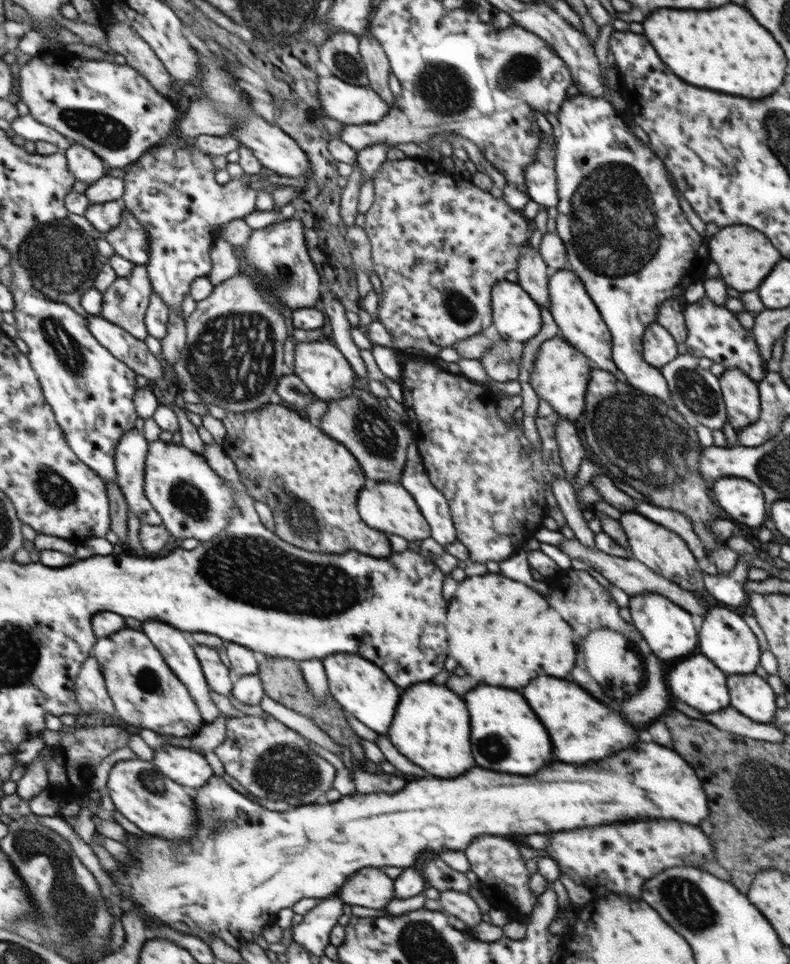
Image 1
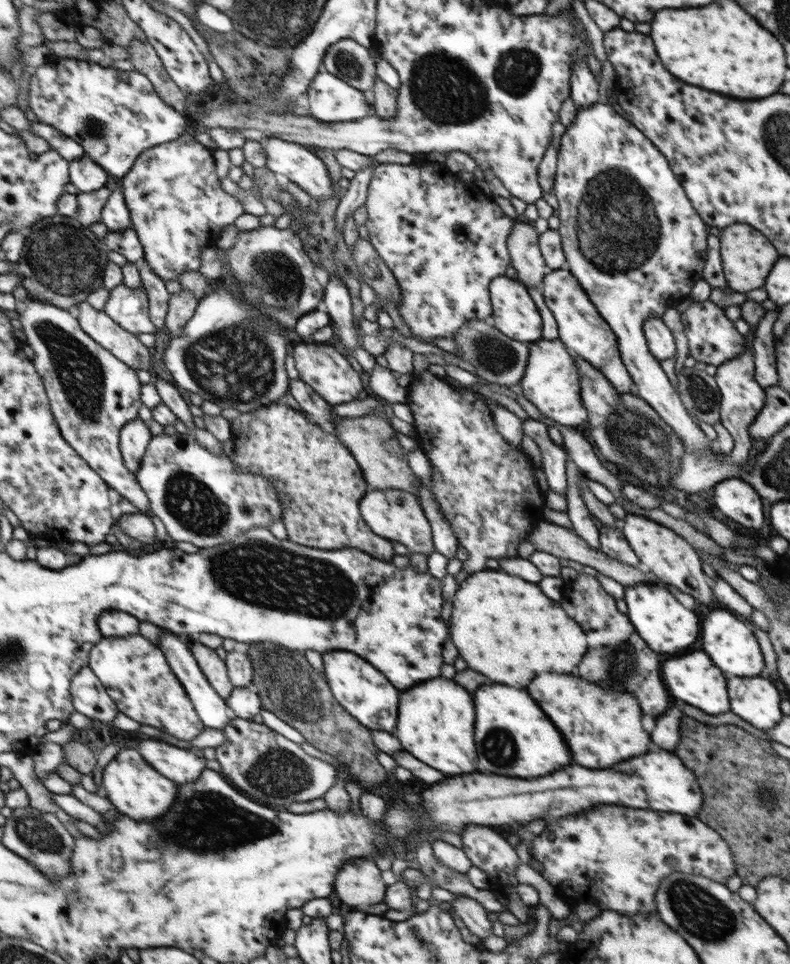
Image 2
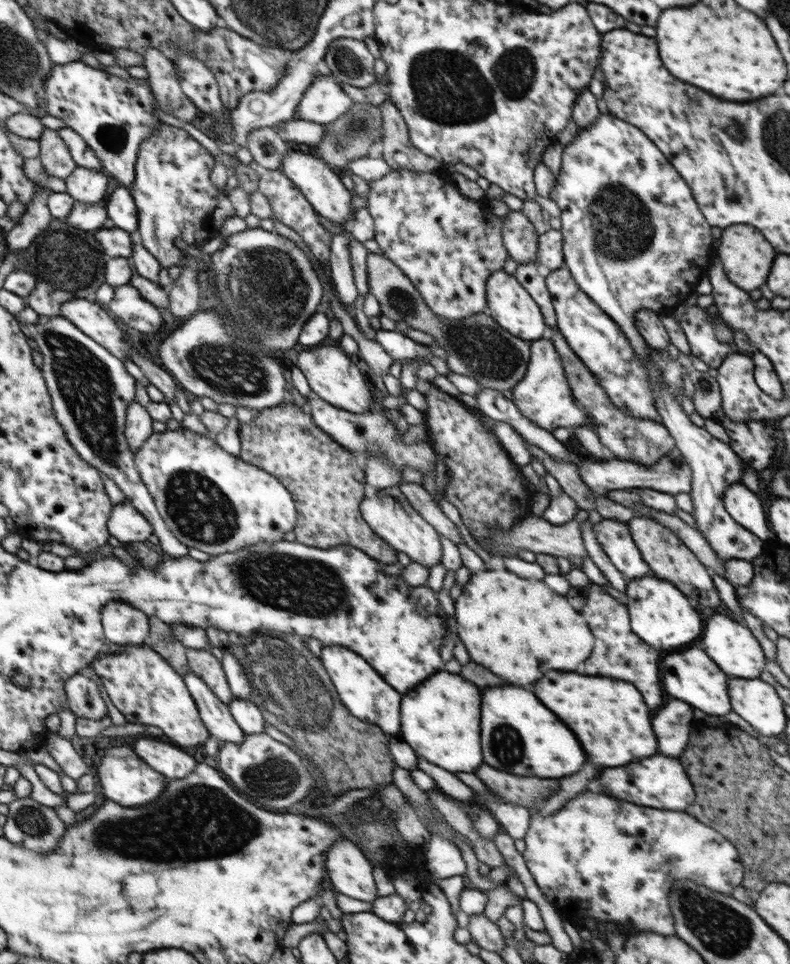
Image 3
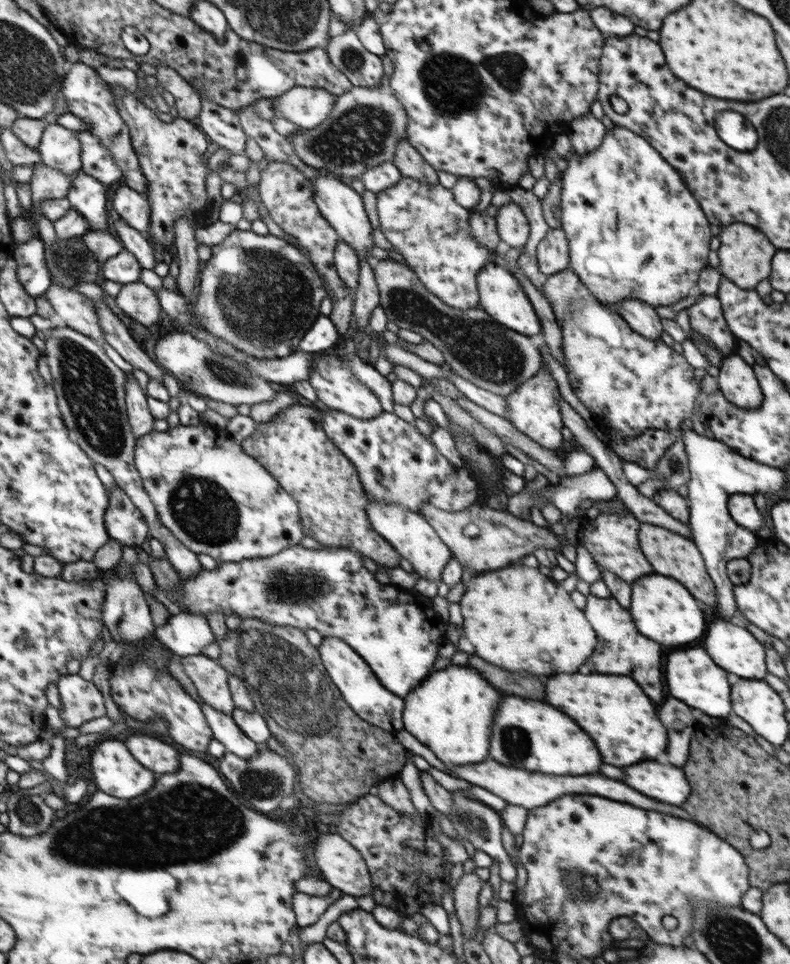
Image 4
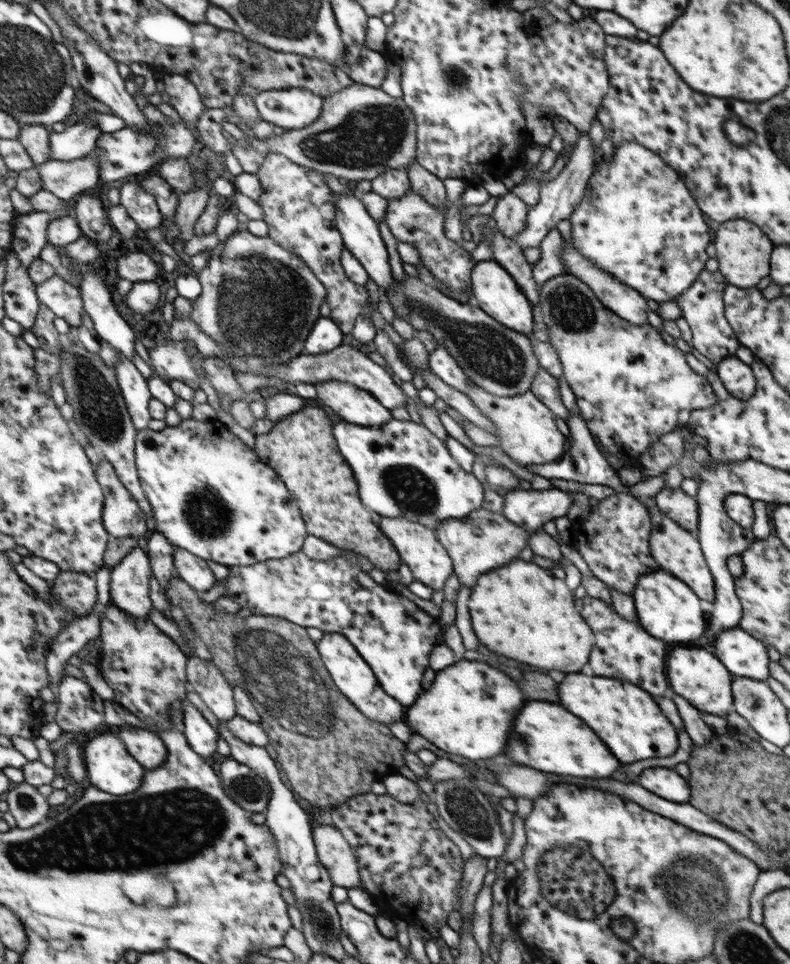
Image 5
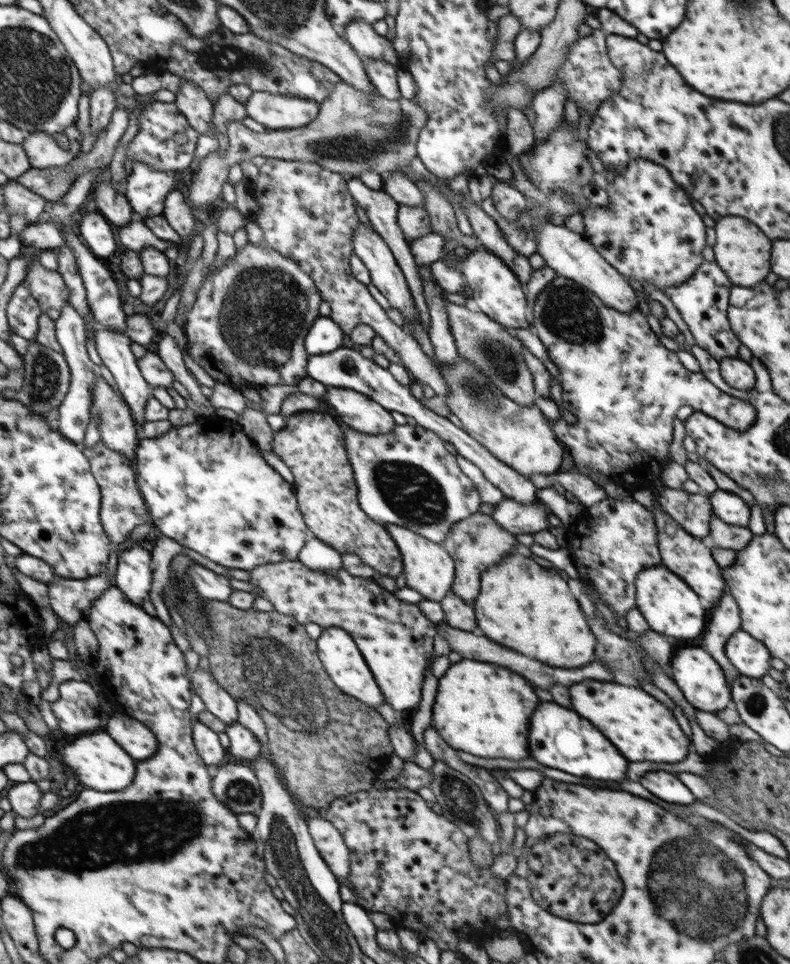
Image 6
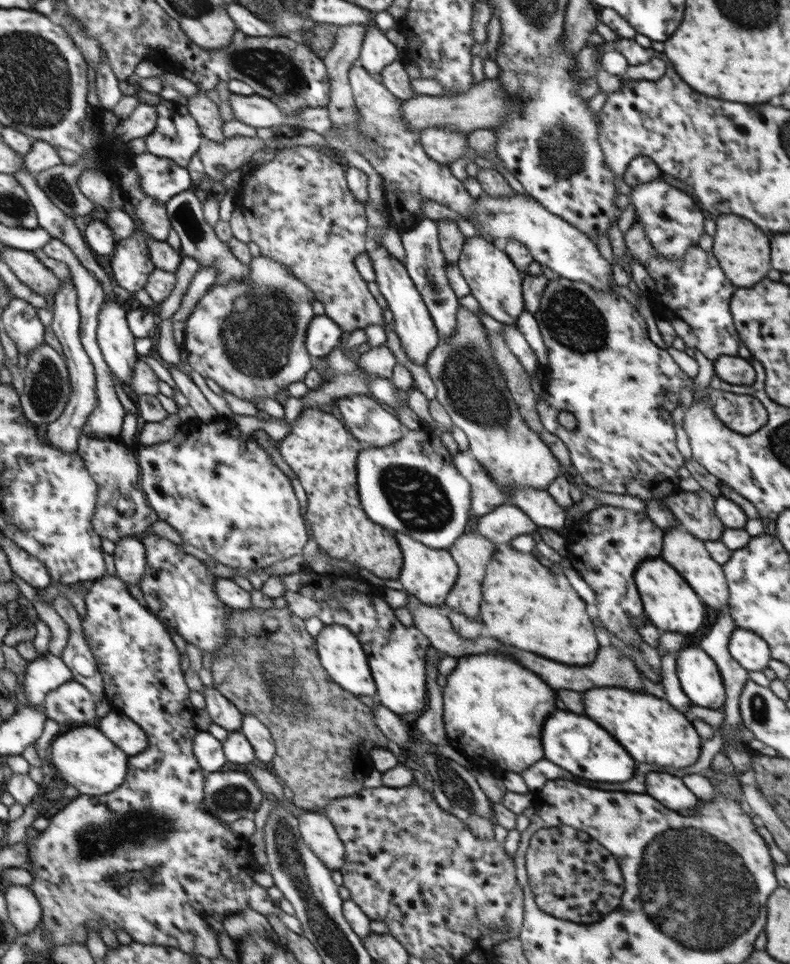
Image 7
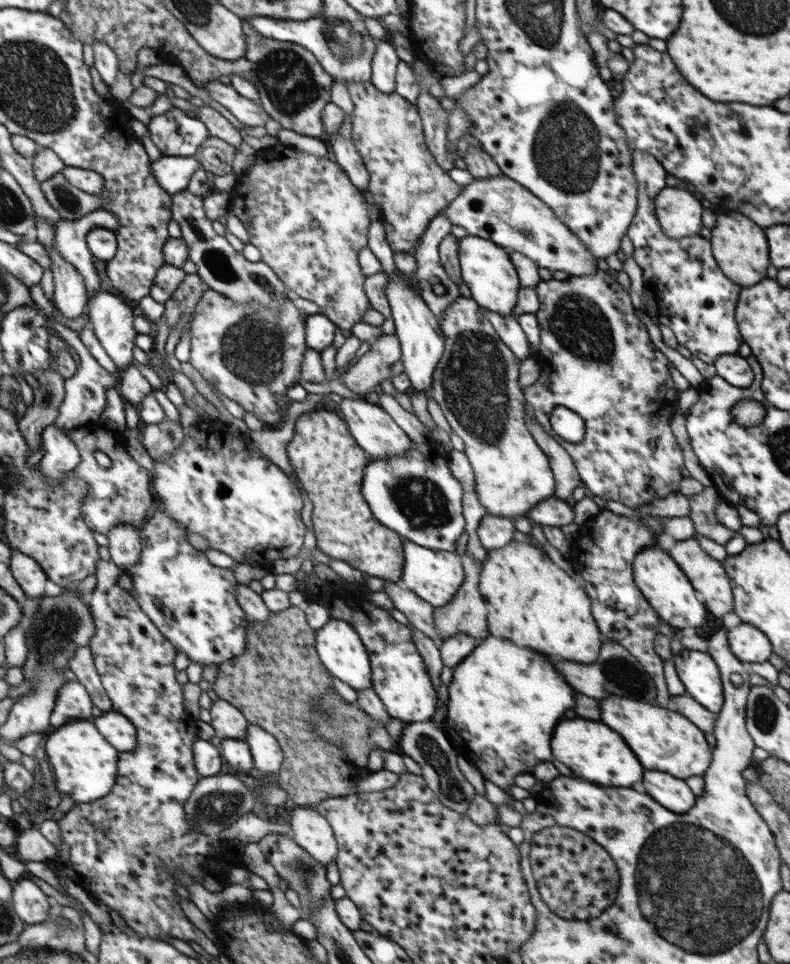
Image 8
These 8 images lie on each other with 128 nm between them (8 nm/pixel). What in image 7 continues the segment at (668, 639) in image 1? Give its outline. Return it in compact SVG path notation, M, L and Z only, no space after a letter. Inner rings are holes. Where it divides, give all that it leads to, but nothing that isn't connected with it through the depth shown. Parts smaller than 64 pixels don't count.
M661 556L642 561L635 570L634 578L643 602L645 617L661 632L687 636L696 633L702 626L706 618L706 605L682 575Z

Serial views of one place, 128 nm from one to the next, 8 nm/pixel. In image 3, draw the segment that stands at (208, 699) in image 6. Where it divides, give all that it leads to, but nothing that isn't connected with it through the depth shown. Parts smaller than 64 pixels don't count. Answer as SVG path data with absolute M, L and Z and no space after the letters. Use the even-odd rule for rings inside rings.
M186 649L189 670L202 678L202 681L212 689L216 697L224 704L232 703L232 694L228 688L224 671L218 658L212 656L206 649Z

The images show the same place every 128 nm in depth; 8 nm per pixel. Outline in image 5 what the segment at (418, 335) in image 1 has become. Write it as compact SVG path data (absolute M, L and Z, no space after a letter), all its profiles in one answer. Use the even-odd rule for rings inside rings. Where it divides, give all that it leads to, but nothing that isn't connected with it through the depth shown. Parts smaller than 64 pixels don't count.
M410 191L402 198L388 199L385 223L388 225L393 236L399 241L409 242L418 249L421 256L421 263L430 269L430 272L439 282L446 286L451 294L460 296L462 301L471 301L472 297L472 274L476 261L470 255L470 245L457 243L446 238L445 227L446 213L438 211L438 207L432 207L430 203L421 197L417 192Z

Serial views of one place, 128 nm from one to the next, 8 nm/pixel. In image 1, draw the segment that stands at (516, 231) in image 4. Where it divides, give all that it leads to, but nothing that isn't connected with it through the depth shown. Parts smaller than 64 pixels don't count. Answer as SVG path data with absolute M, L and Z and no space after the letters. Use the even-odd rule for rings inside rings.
M529 242L521 248L516 269L517 284L539 304L540 308L546 307L549 310L548 267L539 250L535 250Z

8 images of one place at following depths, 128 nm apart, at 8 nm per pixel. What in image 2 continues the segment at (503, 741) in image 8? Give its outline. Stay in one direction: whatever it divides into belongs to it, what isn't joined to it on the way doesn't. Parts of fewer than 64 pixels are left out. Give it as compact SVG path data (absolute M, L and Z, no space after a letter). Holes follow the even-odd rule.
M434 678L428 680L424 684L416 685L408 692L400 694L400 708L398 708L399 719L393 732L393 735L402 742L404 750L410 752L412 756L416 756L418 760L422 760L424 764L456 776L456 774L470 774L476 770L476 762L478 762L478 754L476 754L476 744L474 744L474 700L472 694L468 690L464 690L462 686L458 686L452 680L446 678Z

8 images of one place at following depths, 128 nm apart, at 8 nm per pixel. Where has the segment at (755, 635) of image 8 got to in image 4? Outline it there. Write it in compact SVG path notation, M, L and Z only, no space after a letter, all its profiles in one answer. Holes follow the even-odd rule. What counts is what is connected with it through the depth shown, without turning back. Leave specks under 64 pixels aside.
M720 618L712 622L704 638L704 648L720 668L737 674L740 678L764 680L768 674L765 646L756 640L746 627L735 620L724 621Z

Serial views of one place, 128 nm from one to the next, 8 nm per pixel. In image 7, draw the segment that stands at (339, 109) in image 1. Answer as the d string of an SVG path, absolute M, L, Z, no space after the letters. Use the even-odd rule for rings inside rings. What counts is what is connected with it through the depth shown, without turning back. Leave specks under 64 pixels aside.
M230 92L229 103L236 120L252 126L252 128L282 127L284 131L314 130L324 134L330 130L331 120L326 107L303 108L296 114L285 114L270 99L258 94L239 95Z

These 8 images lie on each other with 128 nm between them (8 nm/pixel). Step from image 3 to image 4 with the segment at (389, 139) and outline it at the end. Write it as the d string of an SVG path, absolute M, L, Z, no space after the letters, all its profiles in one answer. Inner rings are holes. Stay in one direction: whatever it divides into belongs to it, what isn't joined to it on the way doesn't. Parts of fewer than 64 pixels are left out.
M407 137L400 139L392 163L404 177L416 179L420 183L439 184L437 171L422 159L422 155L412 147Z

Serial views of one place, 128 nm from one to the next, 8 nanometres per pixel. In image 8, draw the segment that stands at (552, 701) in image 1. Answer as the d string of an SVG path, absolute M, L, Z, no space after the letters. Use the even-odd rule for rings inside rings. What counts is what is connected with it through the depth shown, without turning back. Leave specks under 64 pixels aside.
M610 696L602 700L602 722L626 740L640 764L648 770L668 772L686 780L690 776L703 776L710 767L712 748L706 742L705 732L673 707L664 708L643 700Z

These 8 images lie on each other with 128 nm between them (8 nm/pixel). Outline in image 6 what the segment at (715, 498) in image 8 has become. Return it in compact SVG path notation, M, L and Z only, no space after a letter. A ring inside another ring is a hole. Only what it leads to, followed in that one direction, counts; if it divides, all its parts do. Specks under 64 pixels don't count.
M663 486L656 497L659 505L688 534L700 539L709 536L713 508L707 494L691 494L682 488Z

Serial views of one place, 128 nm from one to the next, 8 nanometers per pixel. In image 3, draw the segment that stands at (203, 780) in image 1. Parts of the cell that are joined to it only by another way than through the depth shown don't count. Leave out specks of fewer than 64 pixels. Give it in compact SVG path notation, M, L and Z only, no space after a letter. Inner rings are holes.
M140 736L132 749L140 759L168 779L187 777L198 766L192 754L173 743L170 744L166 739Z

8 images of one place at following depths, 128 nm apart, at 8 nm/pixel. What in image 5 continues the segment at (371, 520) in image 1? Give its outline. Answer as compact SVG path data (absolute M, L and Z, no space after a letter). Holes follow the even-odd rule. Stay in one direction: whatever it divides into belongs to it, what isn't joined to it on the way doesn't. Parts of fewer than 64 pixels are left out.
M378 516L380 530L391 540L402 562L412 571L414 580L430 586L434 591L442 590L452 576L453 562L448 551L435 536L435 530L407 518L388 518Z

